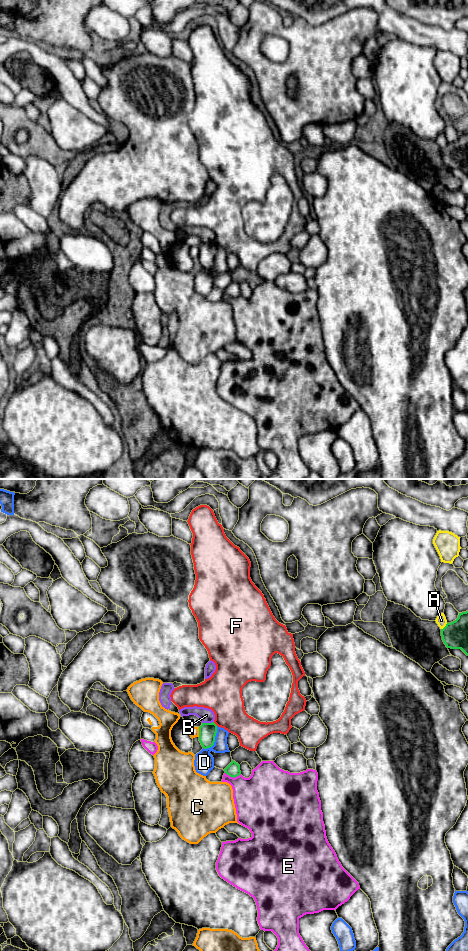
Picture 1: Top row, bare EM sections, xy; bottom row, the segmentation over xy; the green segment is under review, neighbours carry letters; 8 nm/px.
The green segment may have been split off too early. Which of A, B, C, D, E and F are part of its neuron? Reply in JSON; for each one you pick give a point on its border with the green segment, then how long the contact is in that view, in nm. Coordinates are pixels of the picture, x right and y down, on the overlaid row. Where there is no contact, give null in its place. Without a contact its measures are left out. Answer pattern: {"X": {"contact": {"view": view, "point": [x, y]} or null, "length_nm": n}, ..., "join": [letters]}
{"join": []}

